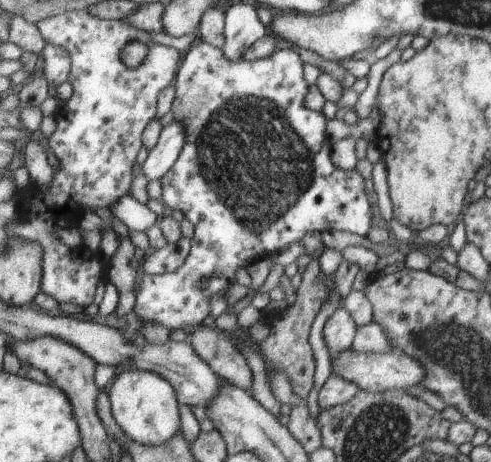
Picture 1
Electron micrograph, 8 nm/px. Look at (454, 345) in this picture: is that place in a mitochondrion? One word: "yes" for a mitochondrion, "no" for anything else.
yes

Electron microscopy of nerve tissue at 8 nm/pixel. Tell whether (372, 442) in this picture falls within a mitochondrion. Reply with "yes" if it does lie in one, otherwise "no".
yes

